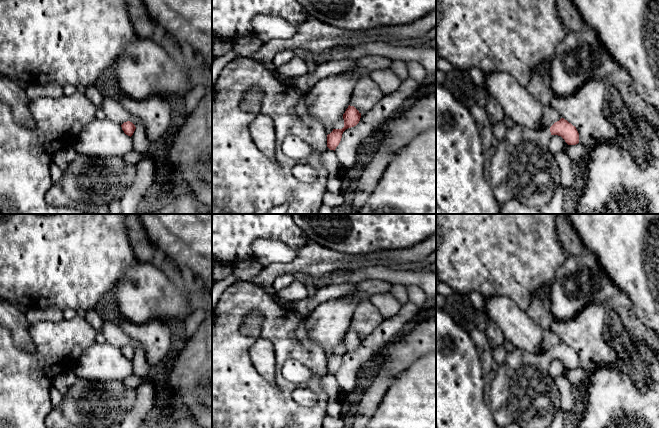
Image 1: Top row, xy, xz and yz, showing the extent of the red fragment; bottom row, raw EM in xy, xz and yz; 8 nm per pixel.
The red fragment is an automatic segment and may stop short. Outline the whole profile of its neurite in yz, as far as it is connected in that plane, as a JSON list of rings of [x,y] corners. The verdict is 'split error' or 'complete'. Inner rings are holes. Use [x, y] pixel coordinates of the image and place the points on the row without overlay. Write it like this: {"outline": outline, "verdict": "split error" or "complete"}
{"outline": [[[564,342],[555,346],[550,353],[533,354],[515,348],[507,352],[505,362],[489,381],[489,408],[499,428],[517,424],[522,428],[548,428],[560,409],[561,396],[555,379],[549,374],[552,359],[561,360],[568,369],[579,367],[575,350]]], "verdict": "split error"}

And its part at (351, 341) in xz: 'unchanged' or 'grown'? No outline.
unchanged

